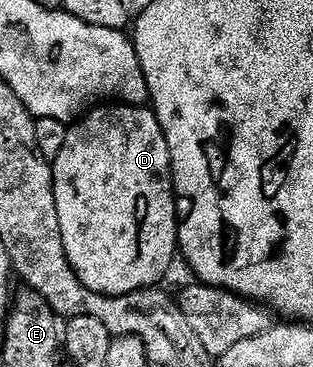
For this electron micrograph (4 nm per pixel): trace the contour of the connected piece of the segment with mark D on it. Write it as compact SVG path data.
M104 103L84 114L69 128L66 135L66 147L58 151L58 155L51 162L52 182L54 183L54 203L58 207L58 227L62 227L62 247L66 247L66 255L82 283L90 287L90 291L117 297L133 293L139 289L151 289L161 284L160 280L168 273L172 260L178 257L178 242L176 231L178 228L178 198L176 188L172 182L172 160L170 147L166 143L166 135L158 123L155 112L151 108L123 103Z

